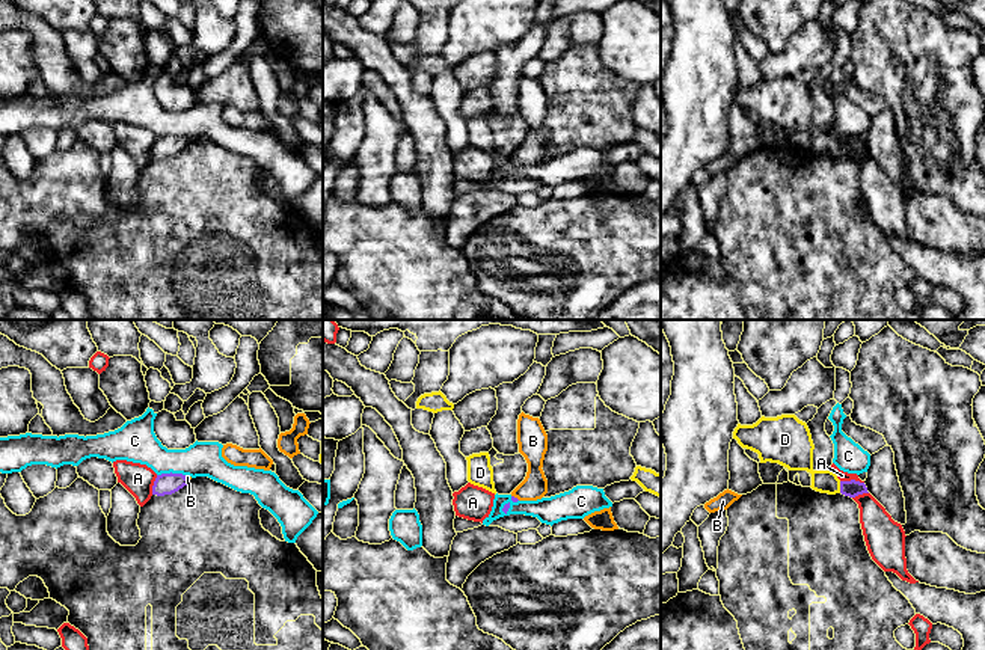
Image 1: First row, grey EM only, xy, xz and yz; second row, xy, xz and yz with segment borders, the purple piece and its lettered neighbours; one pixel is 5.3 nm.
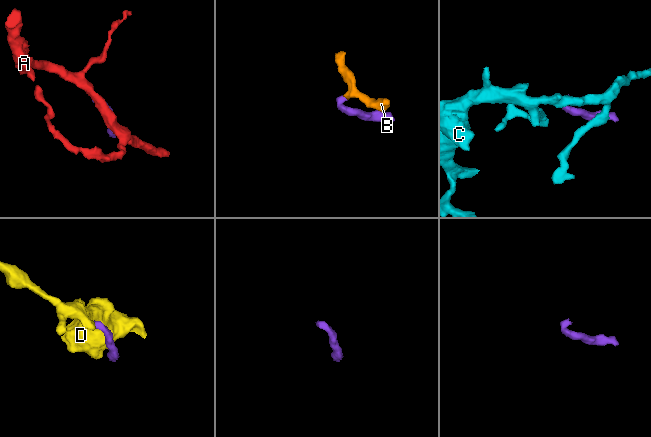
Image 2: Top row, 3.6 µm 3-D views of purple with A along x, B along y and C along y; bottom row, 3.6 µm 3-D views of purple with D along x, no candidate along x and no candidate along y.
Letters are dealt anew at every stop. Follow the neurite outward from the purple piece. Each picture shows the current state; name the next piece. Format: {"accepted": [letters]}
{"accepted": ["B"]}

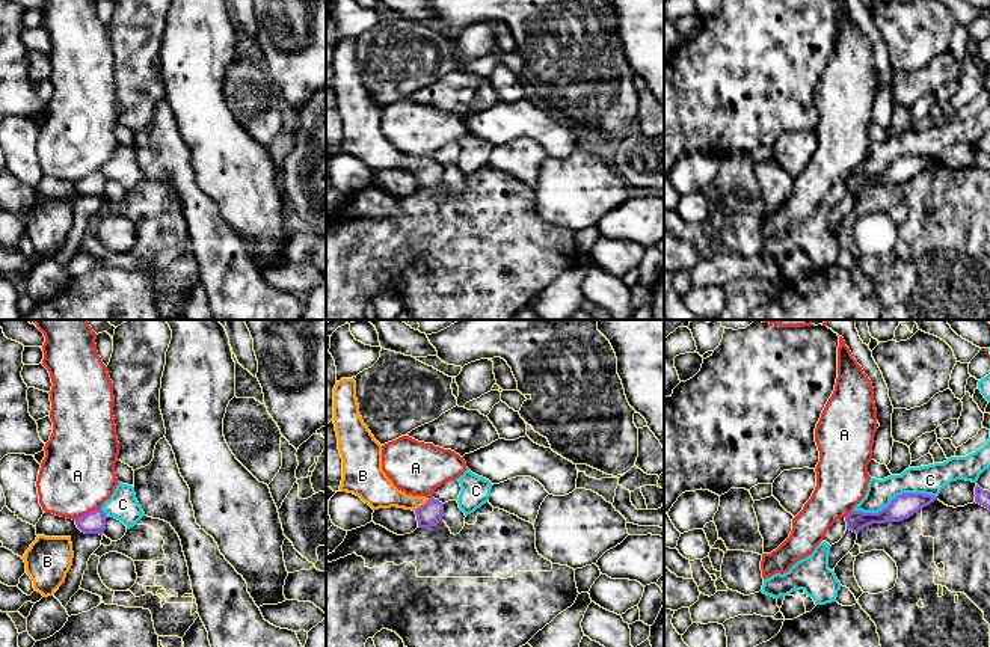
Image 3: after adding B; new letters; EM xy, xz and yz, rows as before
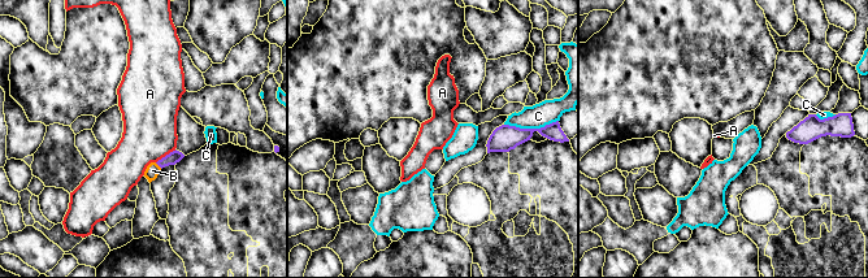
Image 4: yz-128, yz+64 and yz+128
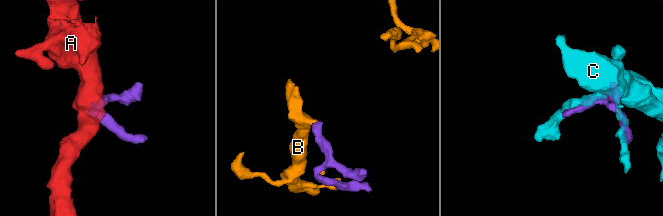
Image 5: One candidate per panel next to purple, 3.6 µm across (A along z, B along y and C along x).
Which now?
{"accepted": ["B"]}

